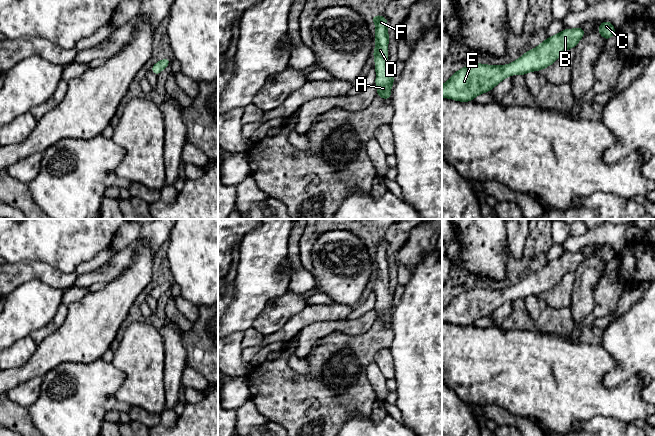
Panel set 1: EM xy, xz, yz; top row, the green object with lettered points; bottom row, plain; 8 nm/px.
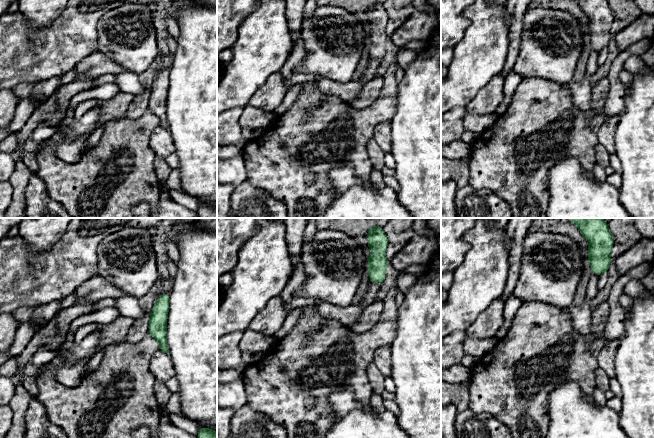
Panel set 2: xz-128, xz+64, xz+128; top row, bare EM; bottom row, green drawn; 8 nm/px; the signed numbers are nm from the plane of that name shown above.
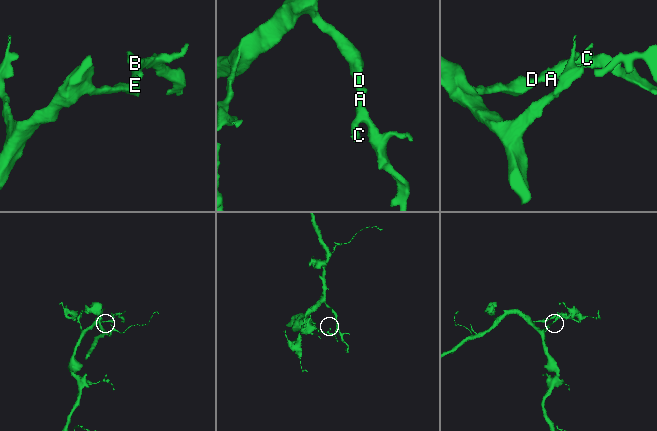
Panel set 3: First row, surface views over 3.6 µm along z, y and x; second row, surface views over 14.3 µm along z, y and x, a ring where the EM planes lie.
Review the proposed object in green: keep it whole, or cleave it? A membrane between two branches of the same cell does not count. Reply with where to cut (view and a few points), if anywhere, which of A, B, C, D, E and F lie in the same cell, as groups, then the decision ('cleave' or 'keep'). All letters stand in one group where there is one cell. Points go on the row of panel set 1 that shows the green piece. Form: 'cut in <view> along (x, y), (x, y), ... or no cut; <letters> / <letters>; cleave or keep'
no cut; A B C D E F; keep

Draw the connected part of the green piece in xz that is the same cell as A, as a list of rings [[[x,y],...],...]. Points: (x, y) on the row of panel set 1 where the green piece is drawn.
[[[373,15],[371,21],[376,24],[376,47],[373,50],[373,55],[376,69],[375,85],[377,86],[377,96],[388,100],[391,98],[390,88],[394,84],[394,68],[387,63],[388,41],[390,38],[387,32],[388,20],[384,16]]]

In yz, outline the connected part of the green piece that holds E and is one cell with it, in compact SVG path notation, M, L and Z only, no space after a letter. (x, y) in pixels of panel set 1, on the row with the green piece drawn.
M582 27L564 29L544 40L535 49L528 50L510 65L485 65L468 63L442 85L442 97L460 102L473 101L481 93L491 91L506 77L531 71L540 71L552 65L567 49L575 48L585 35Z

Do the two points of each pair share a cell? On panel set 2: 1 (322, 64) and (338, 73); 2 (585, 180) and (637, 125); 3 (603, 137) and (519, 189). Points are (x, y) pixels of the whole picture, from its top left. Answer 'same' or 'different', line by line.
1: same
2: different
3: different

